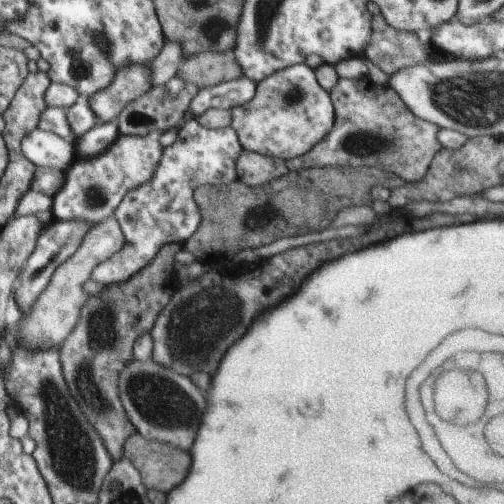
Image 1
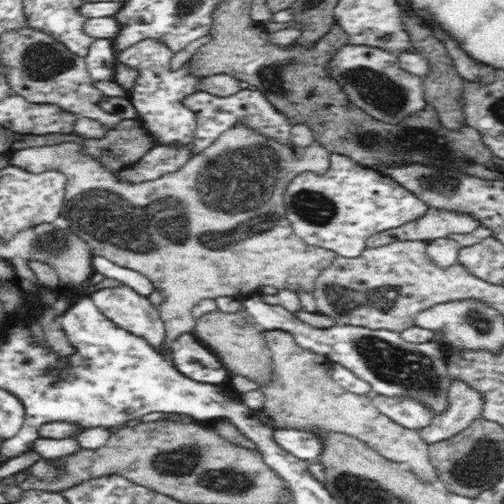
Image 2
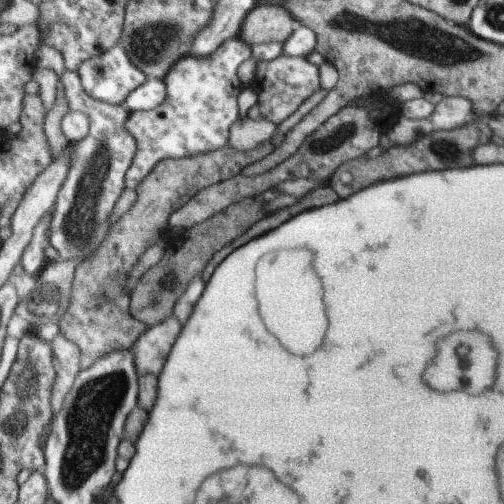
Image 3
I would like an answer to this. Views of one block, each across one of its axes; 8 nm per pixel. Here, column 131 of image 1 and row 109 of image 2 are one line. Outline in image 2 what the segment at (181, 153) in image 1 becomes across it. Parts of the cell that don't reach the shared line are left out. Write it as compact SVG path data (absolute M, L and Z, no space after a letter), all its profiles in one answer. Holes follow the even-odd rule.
M254 88L248 90L240 90L232 96L214 96L208 92L196 92L194 96L188 96L184 100L184 106L188 106L188 110L192 110L192 114L196 114L196 140L194 146L190 148L190 158L194 158L196 154L202 154L206 148L210 148L226 130L244 124L246 128L254 130L260 134L260 138L276 142L280 146L288 146L292 142L292 134L290 128L294 126L288 118L284 118L284 114L280 114L280 110L276 110L276 106L272 106L272 102L268 102L268 98L262 92L256 92Z

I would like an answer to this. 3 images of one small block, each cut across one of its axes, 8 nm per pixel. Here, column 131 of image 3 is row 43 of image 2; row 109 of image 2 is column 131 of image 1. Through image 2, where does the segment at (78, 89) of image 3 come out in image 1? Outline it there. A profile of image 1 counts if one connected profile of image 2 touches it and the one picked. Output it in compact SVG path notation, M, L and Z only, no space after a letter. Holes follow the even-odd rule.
M51 106L43 112L43 118L39 120L39 130L53 132L75 148L73 162L69 162L67 168L63 170L63 184L53 194L53 204L49 210L53 222L85 222L89 226L89 232L91 228L97 228L97 224L103 224L103 220L115 216L127 192L131 192L131 188L135 188L137 184L147 182L151 178L151 172L155 172L155 164L159 164L163 156L163 148L159 146L157 138L143 138L141 134L133 136L123 134L115 138L101 156L95 158L79 156L77 152L79 136L71 130L71 118L67 110L57 106Z

